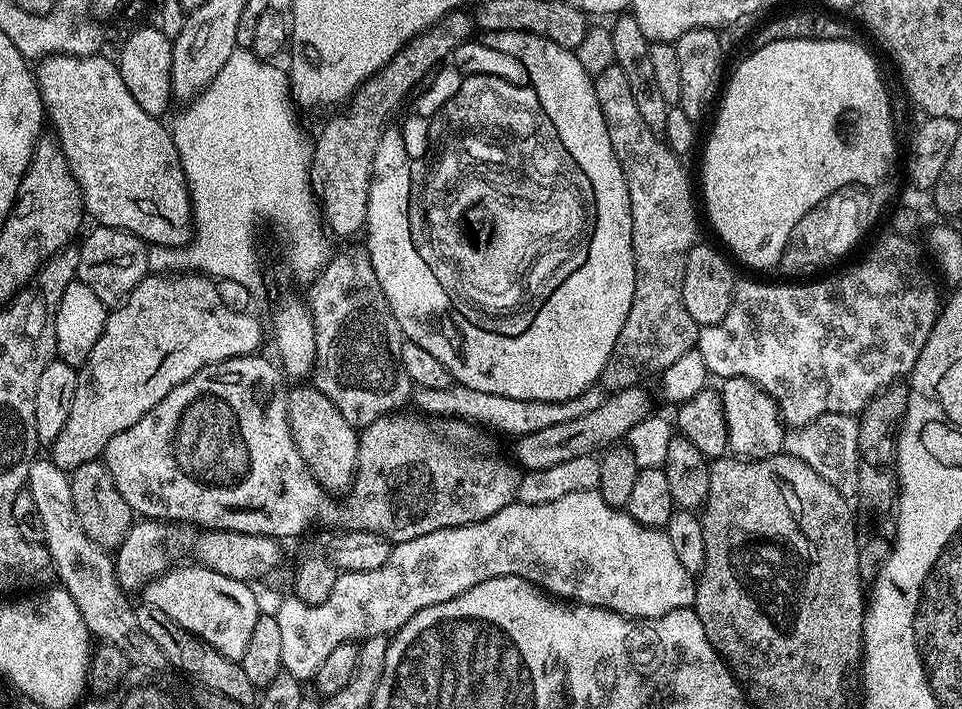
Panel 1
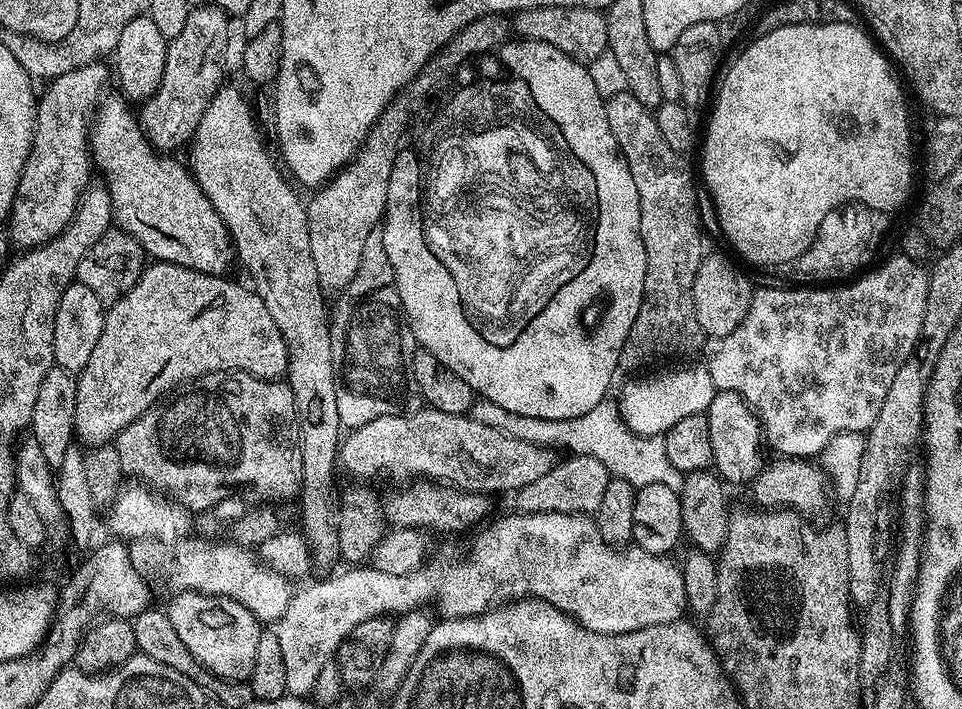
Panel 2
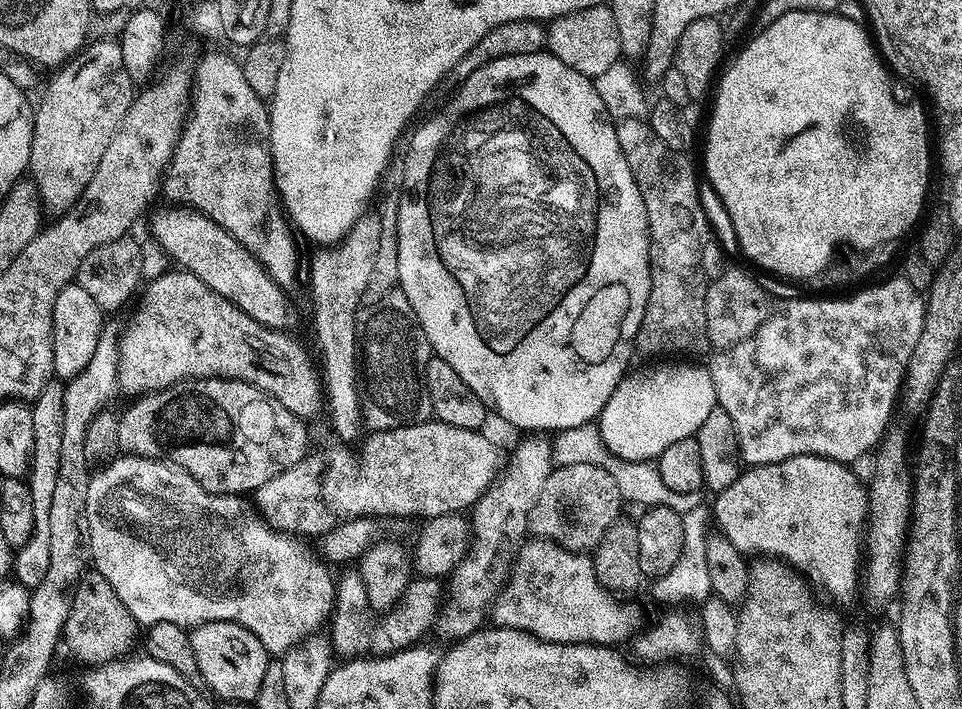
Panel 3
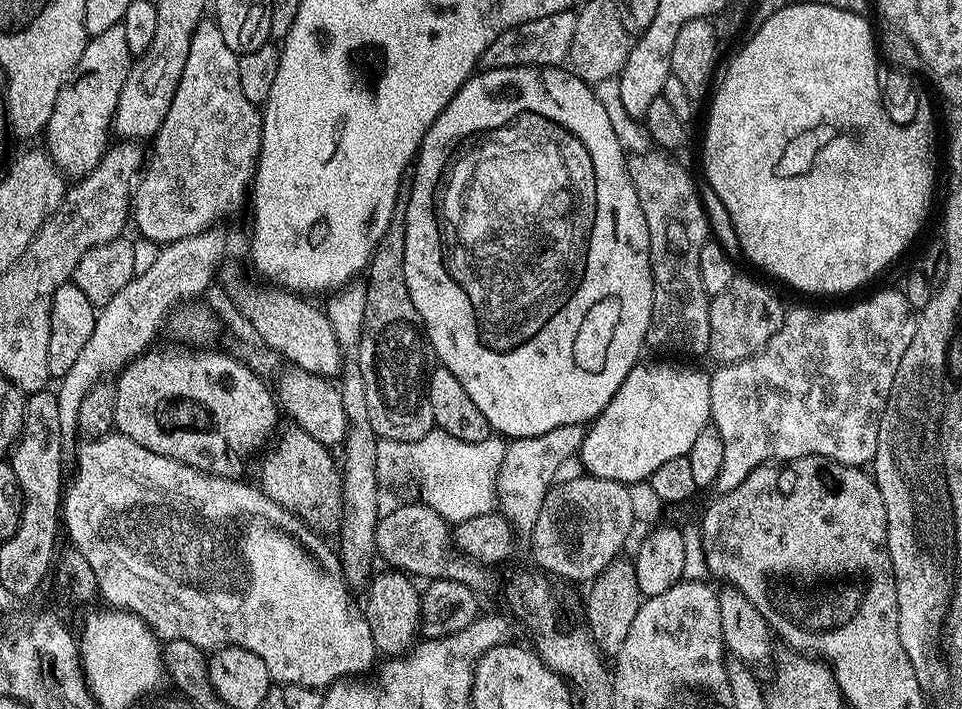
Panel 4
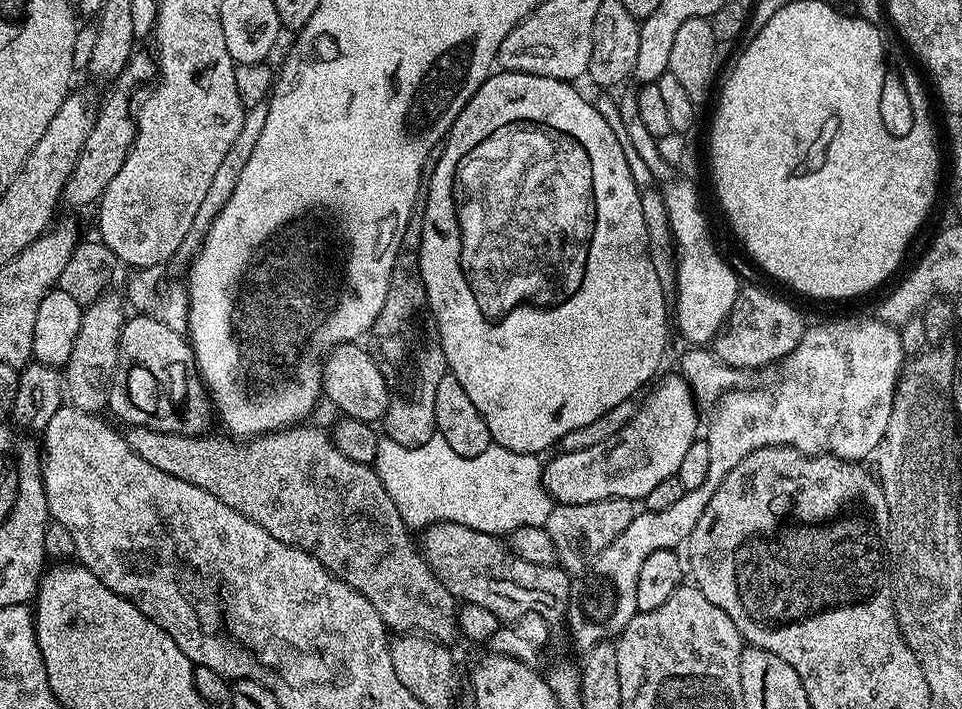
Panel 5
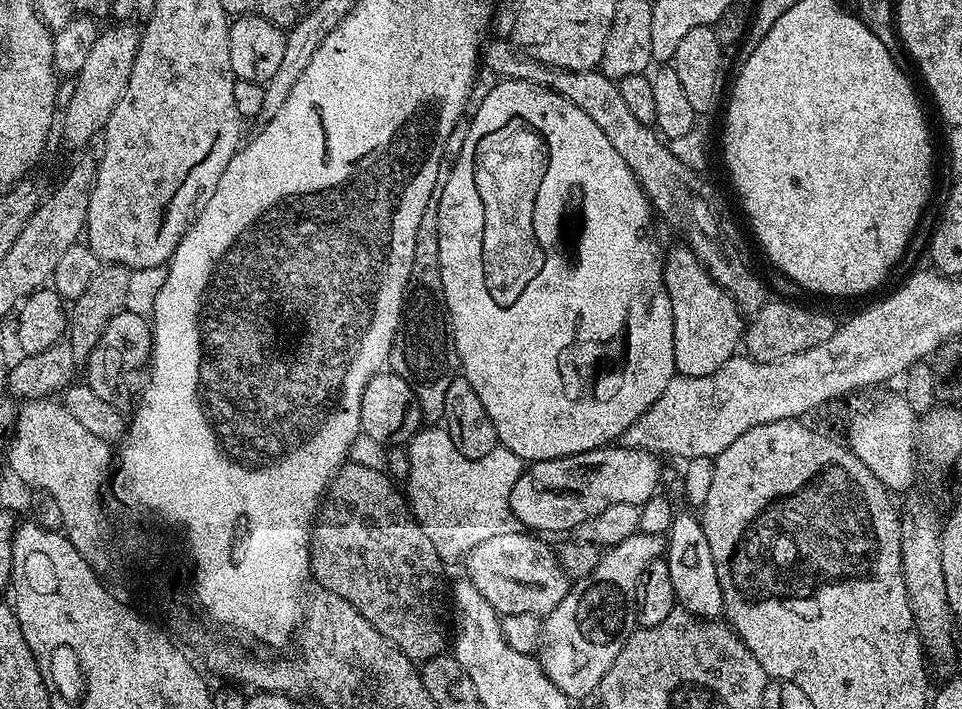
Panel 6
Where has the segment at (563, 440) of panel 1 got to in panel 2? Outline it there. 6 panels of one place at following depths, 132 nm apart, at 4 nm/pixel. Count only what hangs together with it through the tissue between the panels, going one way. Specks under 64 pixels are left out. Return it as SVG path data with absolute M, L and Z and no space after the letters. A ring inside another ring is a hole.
M431 406L421 407L419 410L405 412L402 416L387 416L386 418L374 418L374 422L366 422L366 426L361 428L353 428L343 437L340 450L338 453L339 461L349 468L358 476L376 476L380 471L393 472L396 476L408 476L404 478L414 478L423 476L434 482L449 485L454 488L461 488L464 492L483 492L485 494L493 494L492 492L508 492L514 494L522 486L530 486L530 482L535 482L538 478L543 478L550 470L554 470L554 466L558 463L557 449L547 444L535 444L534 442L522 441L520 438L508 436L498 429L491 429L490 426L483 425L472 419L471 415L465 414L446 414L442 410Z

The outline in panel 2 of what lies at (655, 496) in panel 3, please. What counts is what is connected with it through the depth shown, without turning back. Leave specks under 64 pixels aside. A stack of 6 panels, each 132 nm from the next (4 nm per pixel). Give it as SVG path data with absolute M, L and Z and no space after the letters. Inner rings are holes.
M605 398L578 419L556 419L552 426L516 426L516 438L549 446L562 444L573 455L598 458L613 477L628 481L635 488L653 482L660 482L676 491L682 486L683 473L668 459L664 436L641 436L632 431L621 417L619 403L612 398Z

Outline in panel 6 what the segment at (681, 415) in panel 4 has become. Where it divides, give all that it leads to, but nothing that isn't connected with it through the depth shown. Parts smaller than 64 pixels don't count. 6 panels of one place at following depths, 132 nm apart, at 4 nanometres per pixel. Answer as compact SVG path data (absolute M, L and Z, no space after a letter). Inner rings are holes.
M605 446L557 460L538 460L521 471L510 494L510 506L517 521L536 534L579 529L590 518L602 514L606 506L618 502L644 505L658 492L660 464L645 448Z

